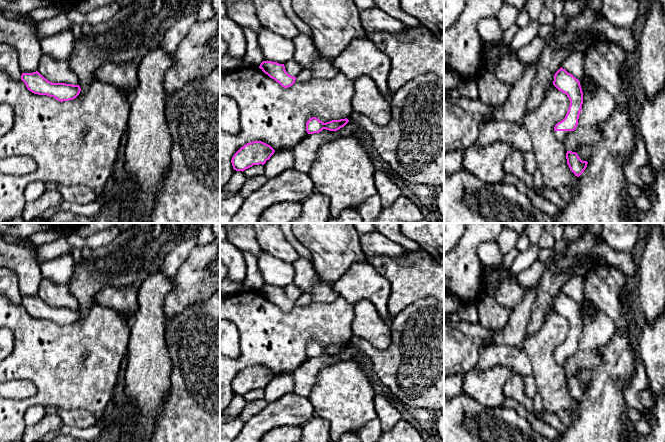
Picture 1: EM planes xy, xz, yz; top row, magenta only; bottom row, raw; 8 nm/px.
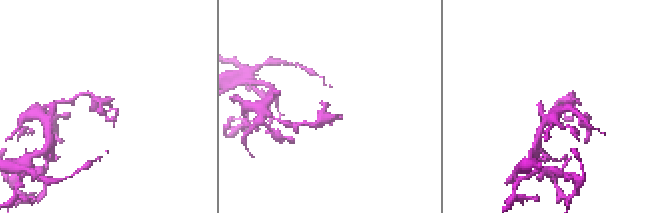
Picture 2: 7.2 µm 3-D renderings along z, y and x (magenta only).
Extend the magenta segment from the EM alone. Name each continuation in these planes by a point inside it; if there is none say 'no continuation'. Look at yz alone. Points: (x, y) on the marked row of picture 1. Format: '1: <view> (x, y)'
1: yz (559, 135)

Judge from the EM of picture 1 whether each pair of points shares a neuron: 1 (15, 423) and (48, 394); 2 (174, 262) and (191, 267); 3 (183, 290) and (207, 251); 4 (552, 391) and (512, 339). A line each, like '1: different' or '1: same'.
1: same
2: different
3: same
4: different

